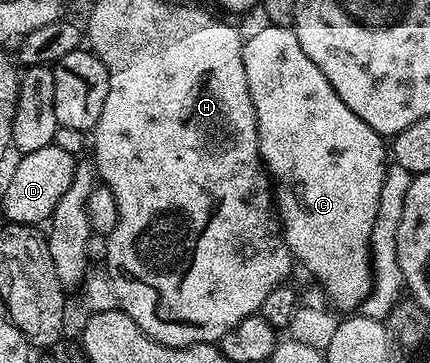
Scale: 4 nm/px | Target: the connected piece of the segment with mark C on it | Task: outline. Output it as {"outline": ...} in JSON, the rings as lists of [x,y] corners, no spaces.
{"outline":[[[264,26],[259,28],[250,39],[248,36],[244,40],[241,56],[244,68],[247,69],[247,83],[251,89],[252,101],[257,114],[257,132],[261,135],[259,137],[261,161],[265,165],[266,172],[271,176],[271,183],[275,188],[275,207],[279,212],[279,222],[283,228],[285,244],[288,245],[294,260],[300,266],[302,263],[317,278],[317,283],[325,290],[326,297],[334,303],[332,306],[338,312],[349,313],[360,308],[372,289],[370,239],[375,215],[379,208],[380,189],[383,188],[387,166],[387,143],[382,135],[375,133],[375,129],[371,129],[371,125],[367,125],[367,121],[359,121],[359,117],[355,117],[355,113],[351,109],[347,109],[347,105],[343,105],[339,93],[335,93],[335,89],[331,89],[331,81],[327,81],[327,77],[323,77],[319,65],[315,65],[315,61],[311,61],[311,57],[307,57],[307,53],[303,53],[303,45],[299,45],[299,37],[292,27]]]}

